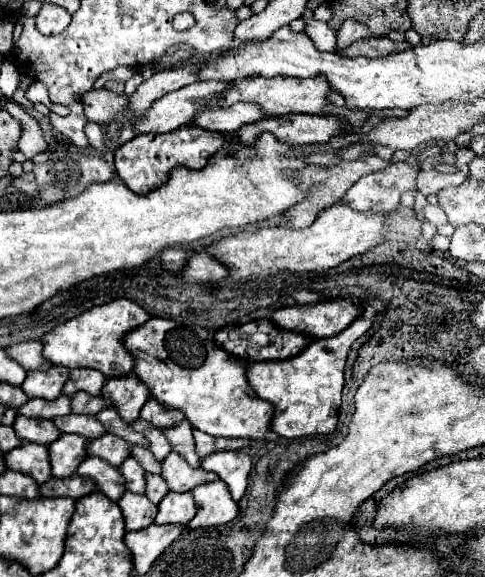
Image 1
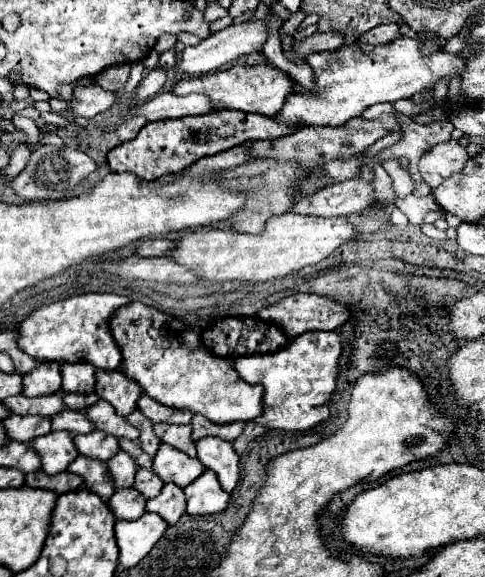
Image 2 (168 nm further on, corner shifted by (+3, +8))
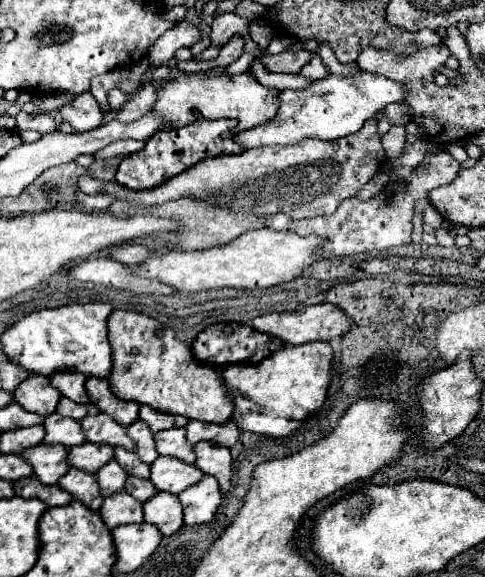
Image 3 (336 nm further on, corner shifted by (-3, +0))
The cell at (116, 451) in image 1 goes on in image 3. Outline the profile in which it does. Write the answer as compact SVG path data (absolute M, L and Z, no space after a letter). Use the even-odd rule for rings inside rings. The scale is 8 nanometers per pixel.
M82 443L78 447L70 447L68 449L68 463L72 467L84 469L88 473L96 473L112 457L114 457L114 447L108 447L108 445Z

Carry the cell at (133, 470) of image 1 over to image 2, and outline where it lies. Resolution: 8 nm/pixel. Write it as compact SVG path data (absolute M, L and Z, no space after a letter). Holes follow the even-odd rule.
M118 451L112 459L106 461L106 467L108 467L110 475L112 475L112 481L114 481L116 489L132 487L134 475L136 475L136 463L128 453Z

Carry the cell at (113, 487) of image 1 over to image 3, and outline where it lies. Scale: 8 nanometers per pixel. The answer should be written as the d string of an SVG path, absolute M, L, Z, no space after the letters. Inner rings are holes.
M72 467L60 481L58 485L66 491L70 491L70 495L78 501L82 501L84 505L88 505L90 509L98 511L102 507L102 501L104 497L100 495L100 487L98 487L98 481L96 481L96 475L94 473L88 473L88 471L82 471L82 469L76 469Z

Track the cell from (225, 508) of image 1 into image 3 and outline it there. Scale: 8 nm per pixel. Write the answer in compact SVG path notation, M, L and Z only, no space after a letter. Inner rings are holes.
M204 475L204 479L200 483L188 487L178 497L184 507L184 523L186 525L210 523L222 503L220 485L212 475Z

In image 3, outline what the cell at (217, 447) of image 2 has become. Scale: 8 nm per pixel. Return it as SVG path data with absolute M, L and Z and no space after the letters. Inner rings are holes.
M202 441L194 445L196 451L196 467L202 469L208 475L214 475L220 483L222 493L228 493L232 489L232 455L230 449L220 447L210 441Z

